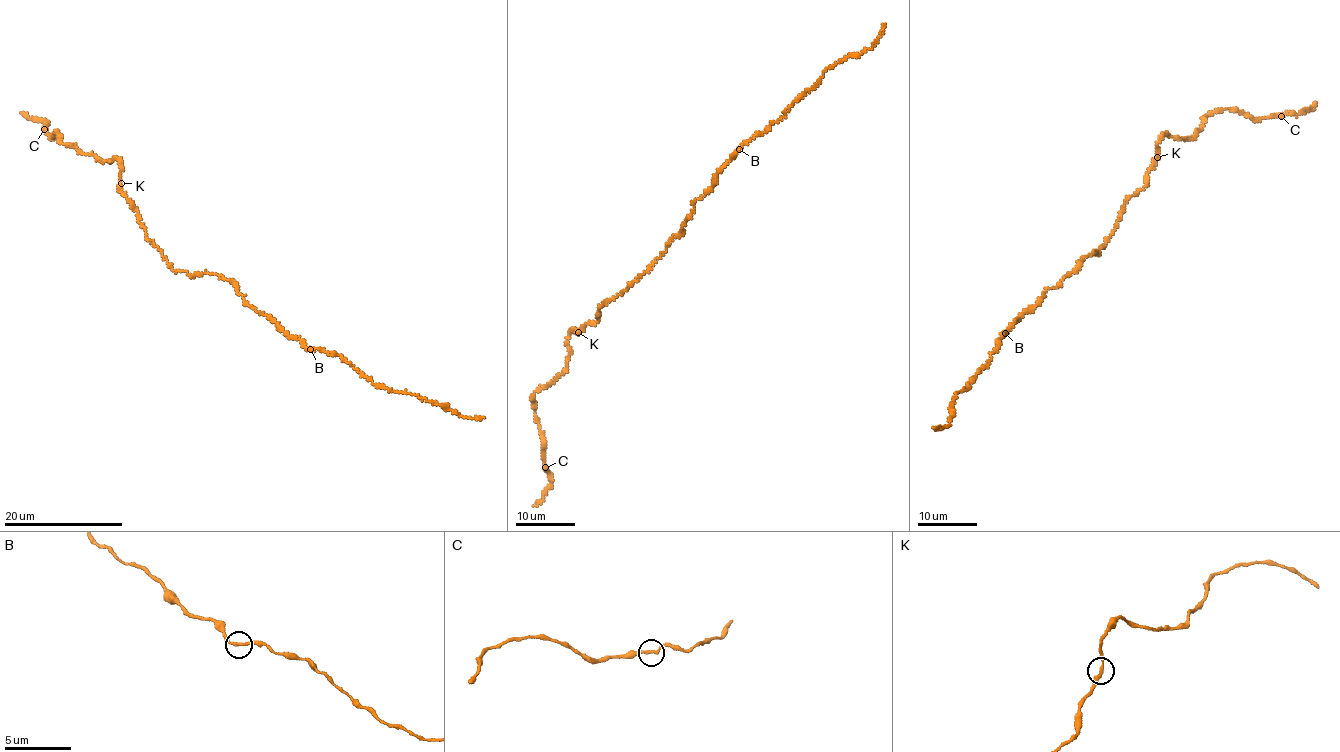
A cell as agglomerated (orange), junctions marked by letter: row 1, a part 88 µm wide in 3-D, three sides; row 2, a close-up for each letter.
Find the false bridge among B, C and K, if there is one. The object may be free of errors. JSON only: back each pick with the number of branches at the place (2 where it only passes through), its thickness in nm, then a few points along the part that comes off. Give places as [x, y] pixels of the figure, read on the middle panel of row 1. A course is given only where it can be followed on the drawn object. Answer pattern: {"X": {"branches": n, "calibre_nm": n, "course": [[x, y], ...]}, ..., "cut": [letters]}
{"cut": []}

